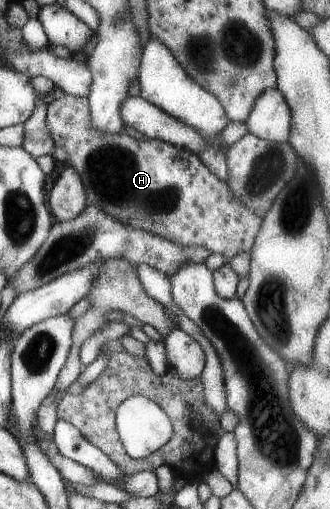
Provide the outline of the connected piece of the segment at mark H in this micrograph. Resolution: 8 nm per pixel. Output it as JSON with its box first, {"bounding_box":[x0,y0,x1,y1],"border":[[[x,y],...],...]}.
{"bounding_box":[47,92,264,260],"border":[[[61,92],[56,95],[55,99],[47,105],[47,125],[55,142],[56,147],[63,148],[68,152],[68,164],[72,166],[80,178],[82,178],[82,184],[86,188],[86,196],[88,203],[94,206],[100,206],[106,214],[110,214],[112,218],[118,218],[120,222],[128,224],[128,226],[136,226],[138,230],[148,230],[152,234],[158,234],[164,238],[170,238],[172,242],[178,242],[183,246],[202,246],[206,250],[210,250],[212,253],[222,254],[226,257],[226,260],[234,258],[236,254],[242,254],[242,252],[251,252],[252,246],[254,246],[254,240],[256,240],[256,234],[262,226],[262,220],[264,218],[261,215],[256,214],[254,210],[246,208],[228,188],[228,184],[216,177],[202,162],[202,159],[197,154],[192,154],[188,150],[178,148],[177,146],[162,142],[158,139],[142,139],[138,140],[132,138],[126,132],[120,134],[108,134],[108,132],[102,132],[102,130],[96,130],[90,125],[90,104],[88,95],[85,96],[74,96],[68,93]]]}

